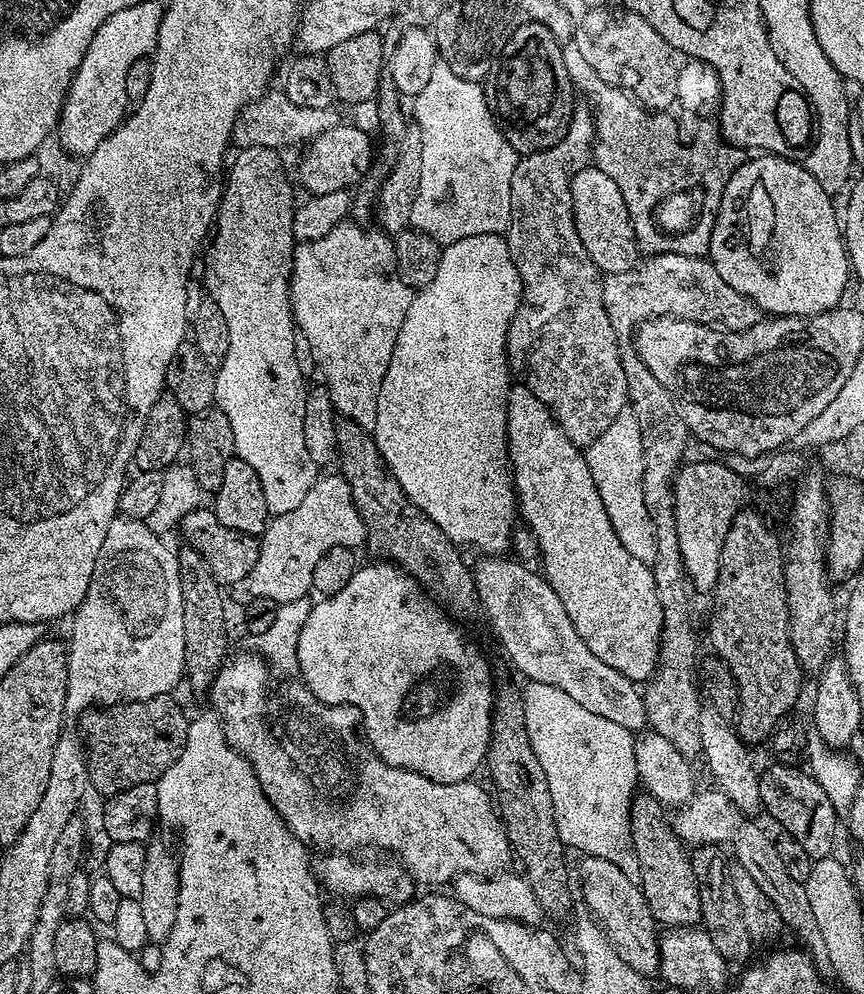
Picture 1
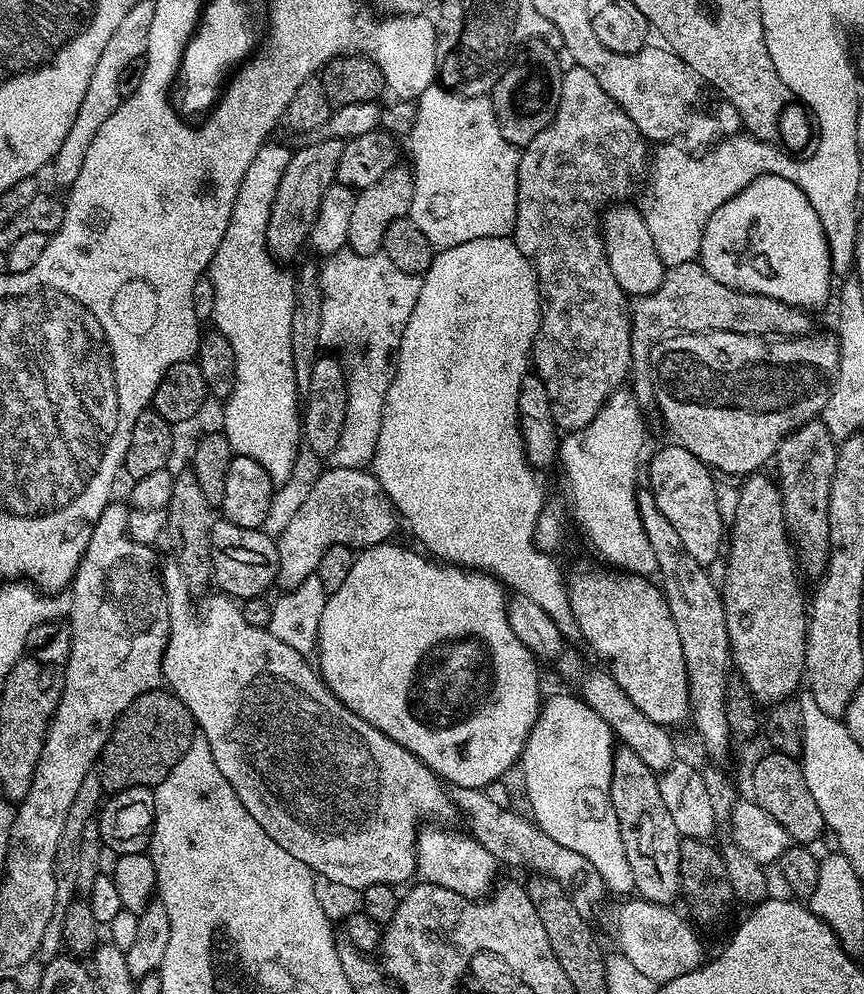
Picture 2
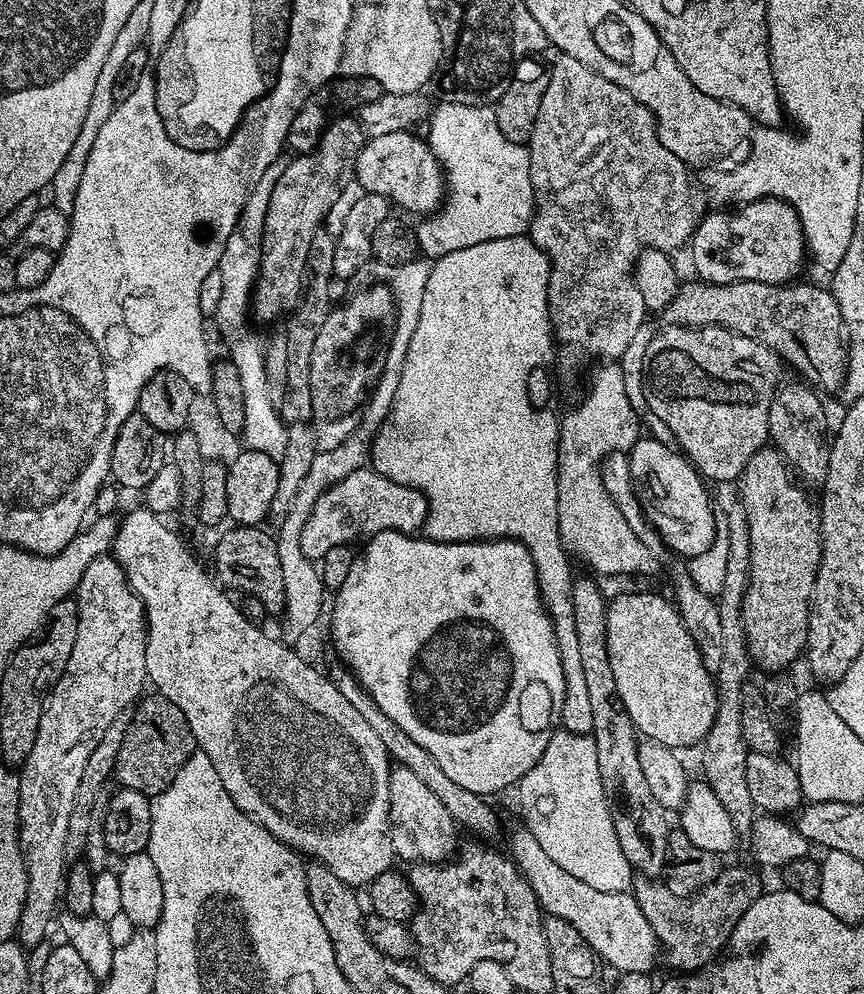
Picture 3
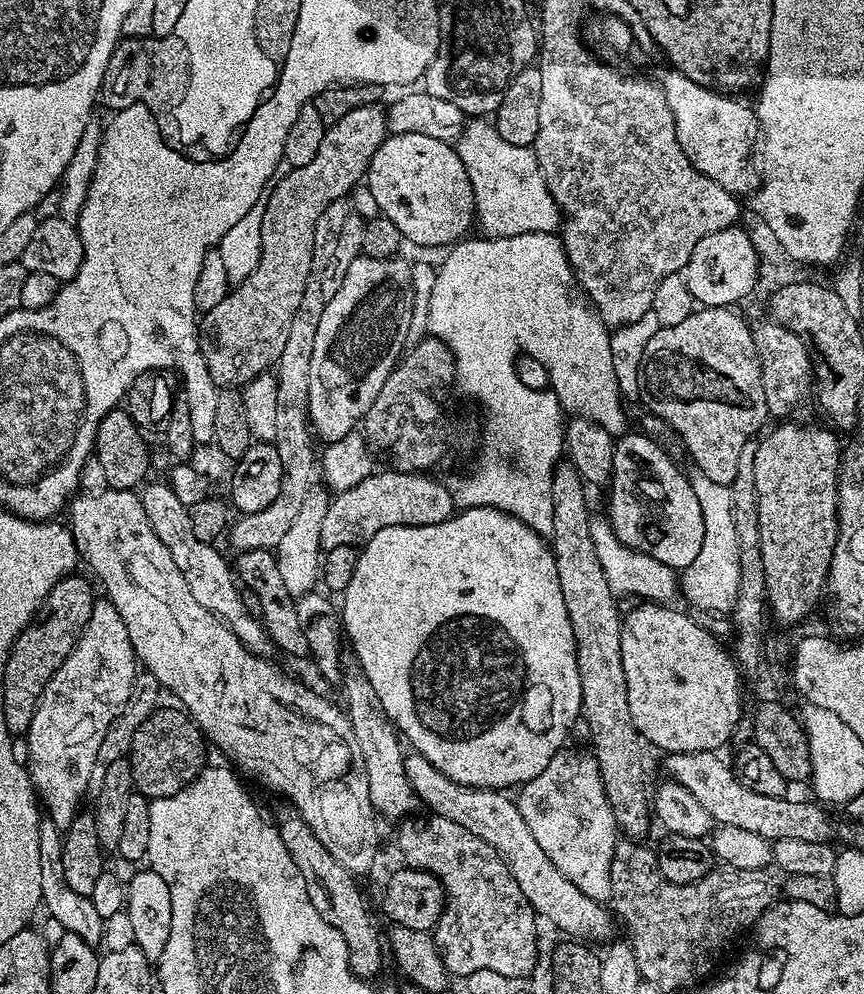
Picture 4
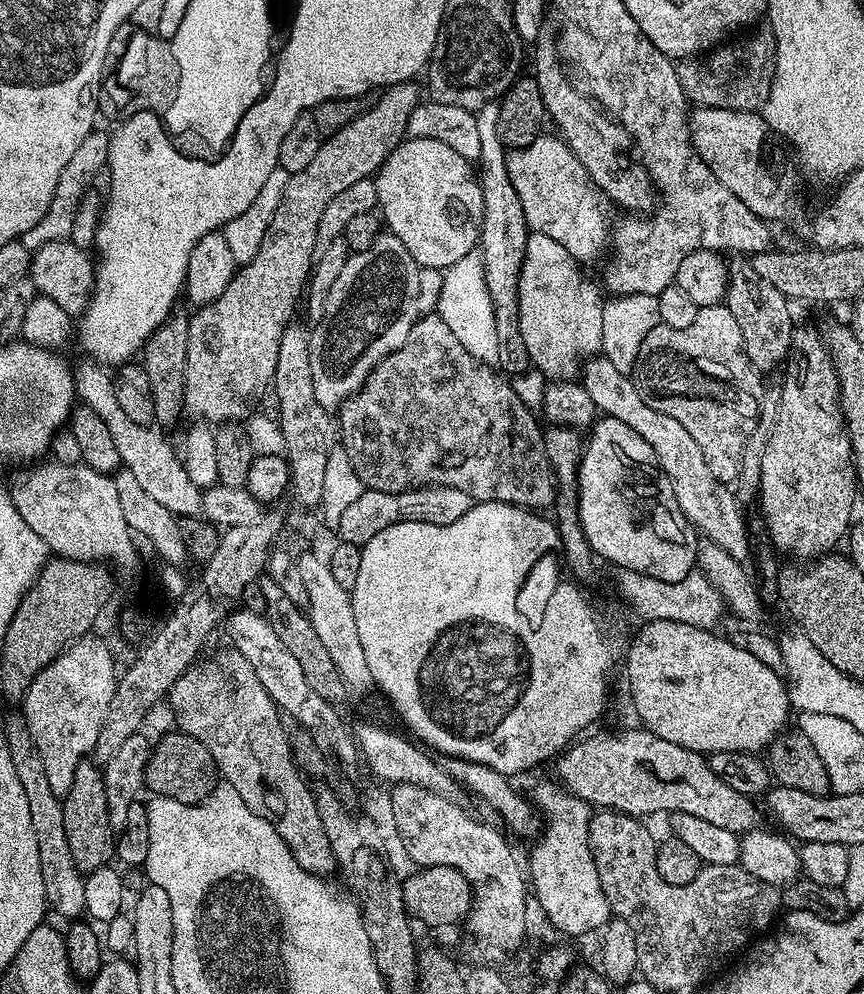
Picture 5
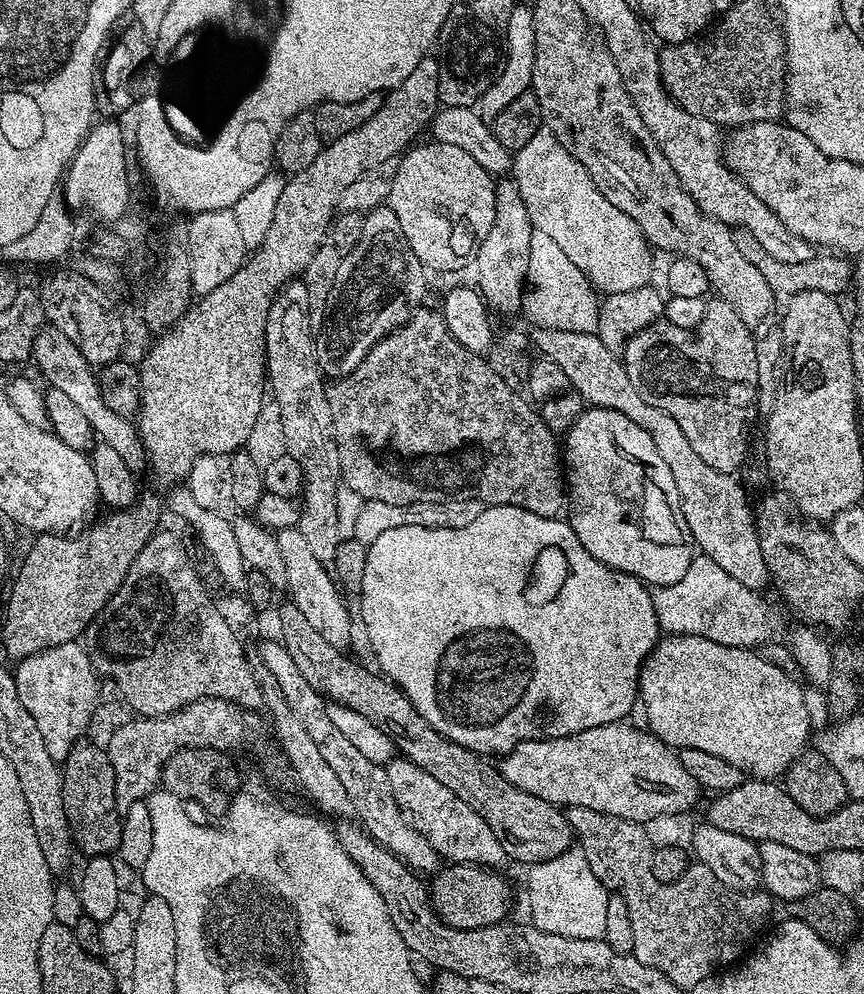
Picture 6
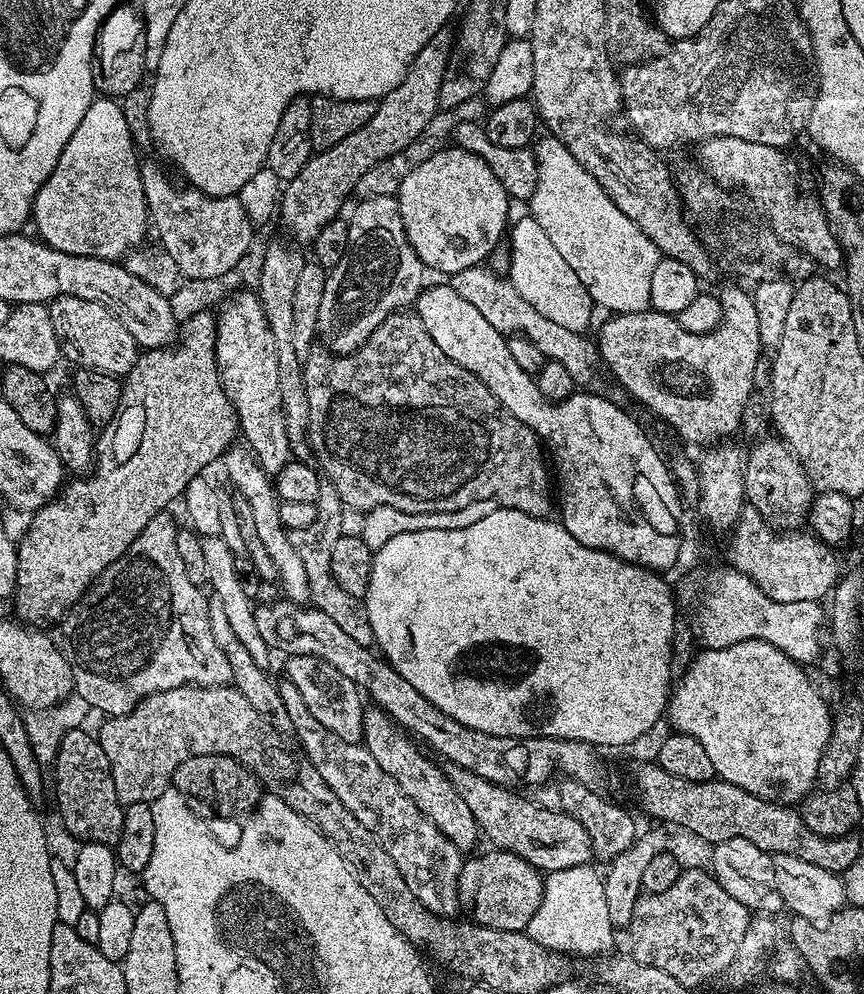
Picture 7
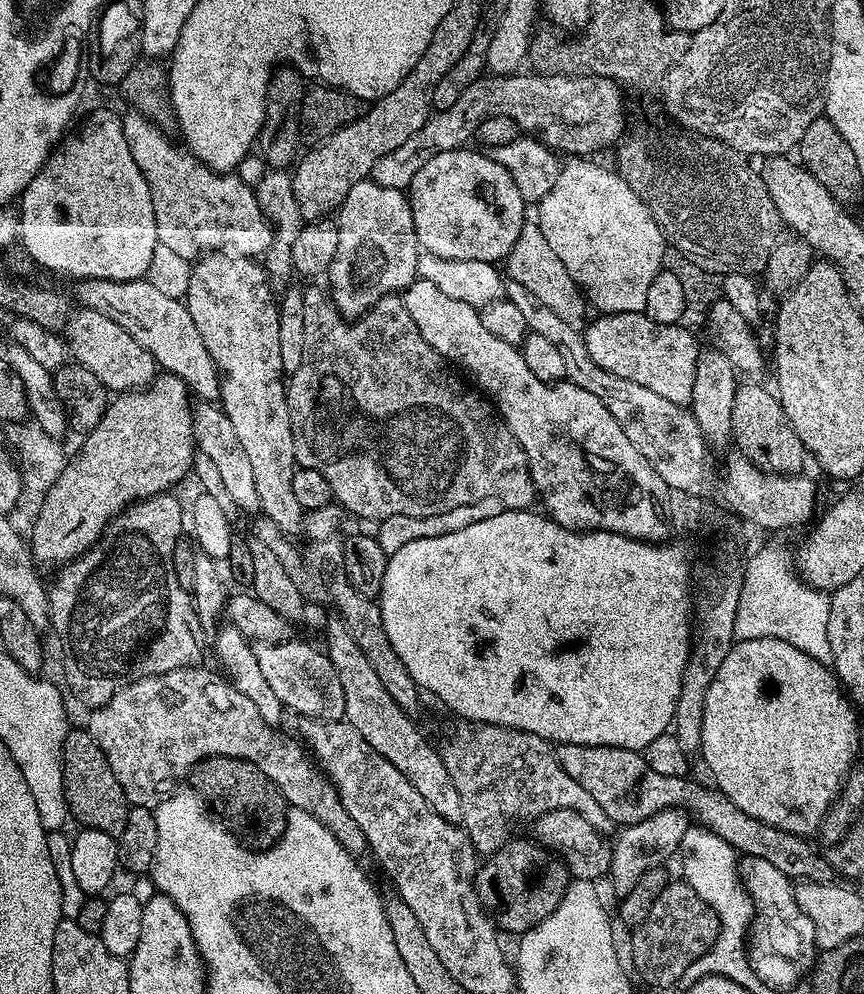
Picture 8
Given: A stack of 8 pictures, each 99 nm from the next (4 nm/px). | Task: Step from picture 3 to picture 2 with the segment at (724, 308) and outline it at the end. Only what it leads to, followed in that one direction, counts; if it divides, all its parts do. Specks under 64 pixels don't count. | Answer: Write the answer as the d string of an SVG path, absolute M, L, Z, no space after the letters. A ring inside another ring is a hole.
M699 262L690 264L673 264L665 271L662 286L654 290L649 296L641 296L631 305L630 316L632 321L632 341L630 354L632 366L630 369L630 390L634 398L640 403L641 409L651 409L656 403L652 373L648 366L648 356L652 353L653 346L667 336L675 336L685 332L733 332L747 336L763 336L765 338L795 338L807 336L813 331L812 320L807 311L795 308L786 302L778 302L778 298L766 298L757 292L740 292L737 288L722 286L722 282L714 282L710 274Z

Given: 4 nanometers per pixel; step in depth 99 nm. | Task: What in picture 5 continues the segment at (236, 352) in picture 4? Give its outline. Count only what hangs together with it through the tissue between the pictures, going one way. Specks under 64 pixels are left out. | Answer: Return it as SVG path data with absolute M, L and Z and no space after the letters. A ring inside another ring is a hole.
M416 82L394 84L383 89L376 97L376 104L370 106L366 114L354 118L350 126L342 126L338 134L327 137L321 143L318 154L314 154L306 170L289 175L282 202L278 202L274 218L270 218L270 226L264 232L258 254L254 254L254 258L250 258L250 262L237 271L236 277L230 286L226 286L226 290L222 290L220 297L191 313L184 398L184 406L189 413L192 411L196 418L204 422L240 422L262 398L263 392L273 387L282 334L293 323L296 303L299 300L301 303L312 275L314 257L317 255L318 218L322 218L322 210L326 210L326 205L337 194L342 194L346 186L375 177L388 155L406 139L410 114L414 114L421 103L422 88Z

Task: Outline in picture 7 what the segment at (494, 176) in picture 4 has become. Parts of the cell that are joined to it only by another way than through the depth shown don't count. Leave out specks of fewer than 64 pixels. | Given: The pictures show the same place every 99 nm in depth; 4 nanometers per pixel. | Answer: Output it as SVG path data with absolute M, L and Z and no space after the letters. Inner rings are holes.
M544 134L535 141L538 186L530 201L531 219L546 230L558 254L578 274L593 304L606 306L611 314L647 312L650 308L650 278L662 253L642 230L602 190L600 183L566 150L557 136Z

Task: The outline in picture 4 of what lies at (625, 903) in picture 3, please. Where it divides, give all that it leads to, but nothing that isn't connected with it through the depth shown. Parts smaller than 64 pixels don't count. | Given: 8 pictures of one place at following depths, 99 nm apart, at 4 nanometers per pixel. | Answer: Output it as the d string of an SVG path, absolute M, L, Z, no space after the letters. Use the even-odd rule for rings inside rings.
M419 754L409 755L404 769L419 803L423 807L425 804L429 813L450 818L450 822L458 822L458 826L466 826L470 834L478 834L482 842L494 846L502 862L506 862L510 874L514 874L514 882L518 882L526 902L530 902L537 917L544 919L545 916L554 927L576 938L587 938L589 941L609 939L609 909L601 901L582 894L582 890L578 890L578 886L574 886L574 882L570 882L570 878L566 878L566 874L562 874L562 870L546 858L546 850L538 846L534 833L530 826L526 826L526 818L522 818L520 808L511 795L494 788L468 788L464 784L455 784Z

